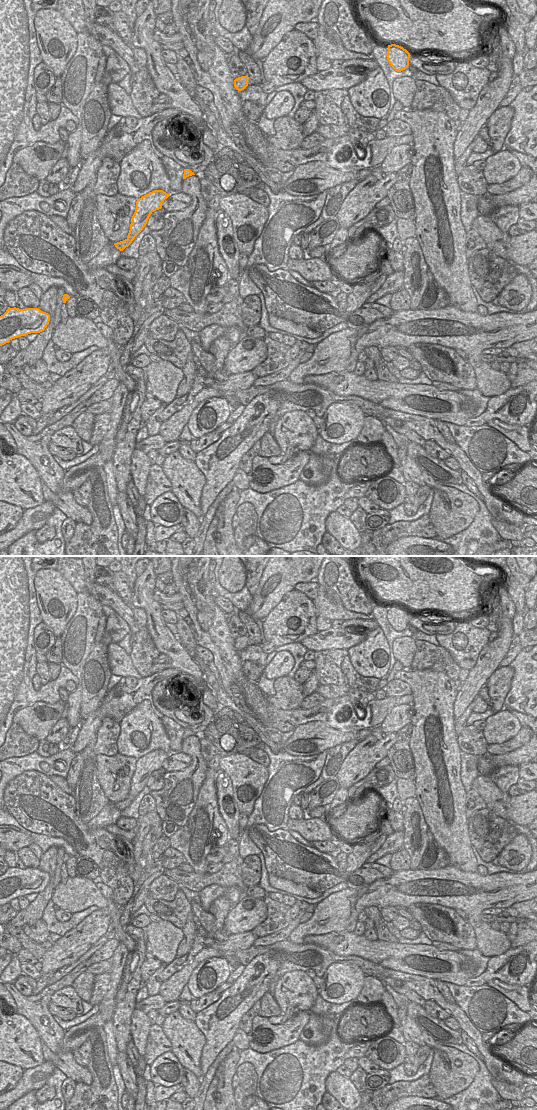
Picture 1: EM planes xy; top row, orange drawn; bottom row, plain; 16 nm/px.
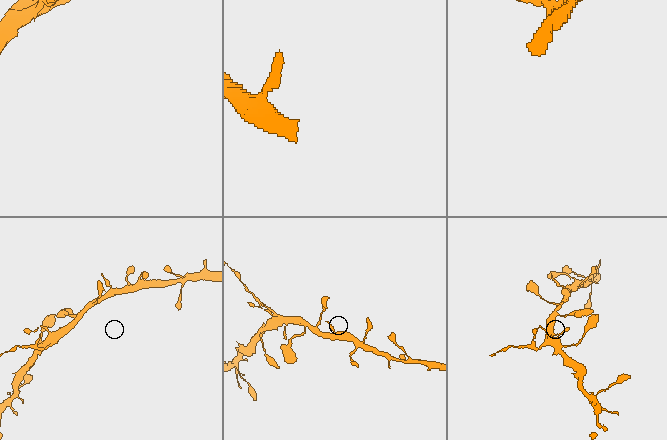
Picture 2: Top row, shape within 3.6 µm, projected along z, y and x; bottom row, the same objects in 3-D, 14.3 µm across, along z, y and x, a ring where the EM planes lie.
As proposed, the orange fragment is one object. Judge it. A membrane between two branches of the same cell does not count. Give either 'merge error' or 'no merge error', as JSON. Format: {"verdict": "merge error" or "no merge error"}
{"verdict": "no merge error"}

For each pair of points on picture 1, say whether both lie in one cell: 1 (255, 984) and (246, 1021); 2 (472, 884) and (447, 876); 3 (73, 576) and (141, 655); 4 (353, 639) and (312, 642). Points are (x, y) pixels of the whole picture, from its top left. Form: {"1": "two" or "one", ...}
{"1": "two", "2": "one", "3": "one", "4": "one"}

